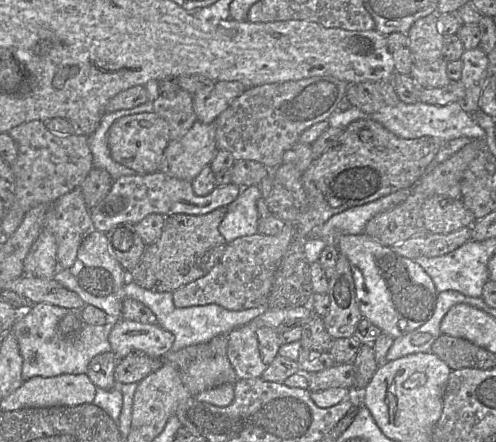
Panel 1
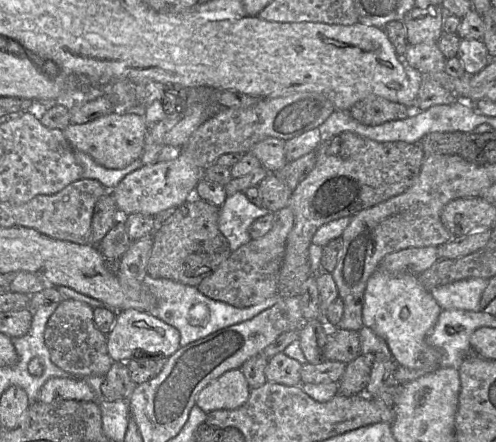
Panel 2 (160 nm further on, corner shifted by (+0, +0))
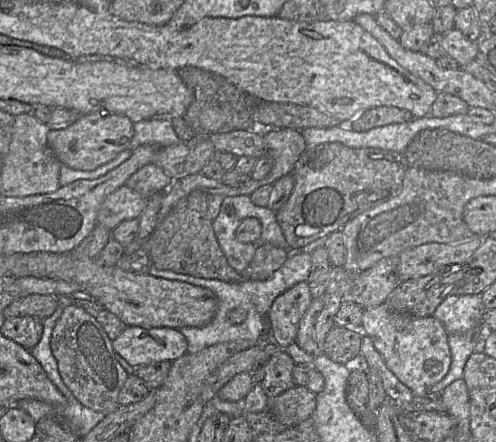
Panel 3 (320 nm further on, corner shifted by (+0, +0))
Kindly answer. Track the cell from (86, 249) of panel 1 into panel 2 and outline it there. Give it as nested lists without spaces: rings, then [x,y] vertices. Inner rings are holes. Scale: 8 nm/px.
[[[125,309],[116,312],[114,325],[107,337],[108,354],[114,362],[127,362],[136,356],[170,357],[180,348],[179,331],[159,319],[153,312]]]

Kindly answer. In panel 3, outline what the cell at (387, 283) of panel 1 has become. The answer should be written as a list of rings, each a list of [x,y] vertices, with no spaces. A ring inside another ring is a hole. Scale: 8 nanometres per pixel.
[[[385,303],[363,310],[362,334],[369,336],[389,370],[413,393],[422,397],[446,376],[451,364],[448,333],[433,315],[416,317],[391,310]]]

